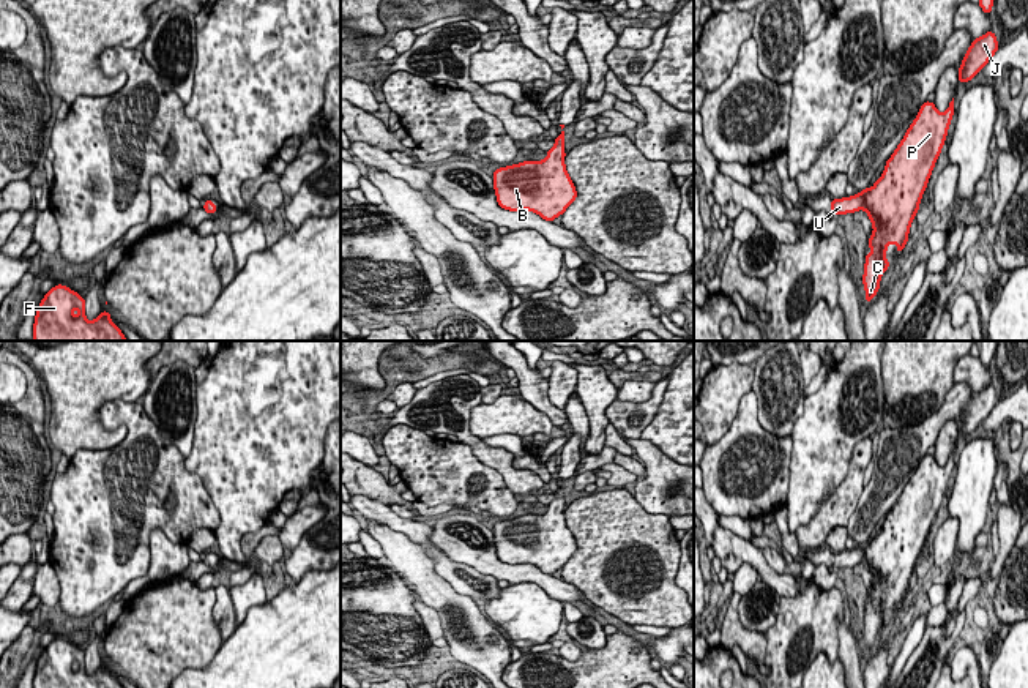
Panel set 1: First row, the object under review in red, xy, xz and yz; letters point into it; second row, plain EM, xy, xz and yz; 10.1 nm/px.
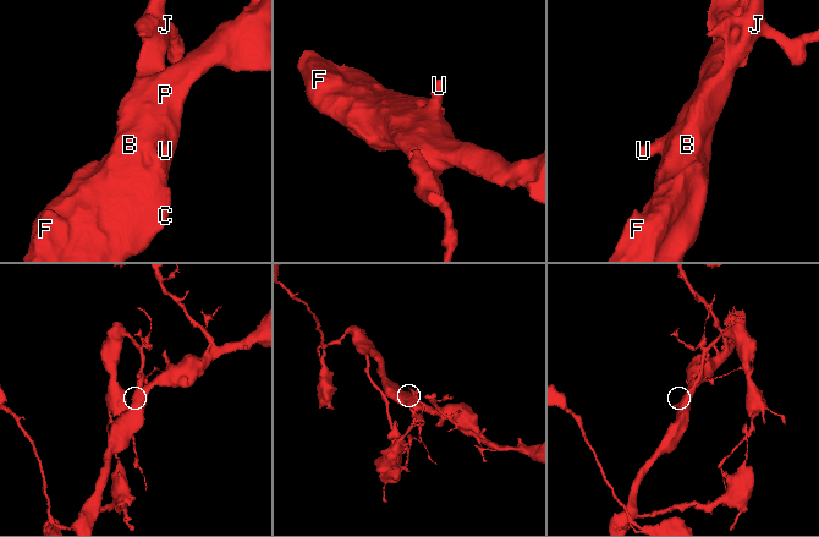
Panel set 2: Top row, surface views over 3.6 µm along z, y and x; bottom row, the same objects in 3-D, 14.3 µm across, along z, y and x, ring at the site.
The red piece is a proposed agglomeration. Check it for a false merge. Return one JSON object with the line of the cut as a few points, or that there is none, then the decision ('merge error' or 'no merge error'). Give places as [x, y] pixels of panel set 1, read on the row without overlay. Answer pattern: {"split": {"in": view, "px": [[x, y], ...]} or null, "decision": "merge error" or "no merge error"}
{"split": null, "decision": "no merge error"}

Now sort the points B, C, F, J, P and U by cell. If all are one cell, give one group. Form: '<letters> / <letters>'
B C F J P U

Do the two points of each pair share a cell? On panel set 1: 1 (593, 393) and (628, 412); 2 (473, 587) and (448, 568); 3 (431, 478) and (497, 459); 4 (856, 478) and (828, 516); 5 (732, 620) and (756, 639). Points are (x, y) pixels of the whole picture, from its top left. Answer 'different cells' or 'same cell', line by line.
1: different cells
2: same cell
3: different cells
4: same cell
5: same cell

